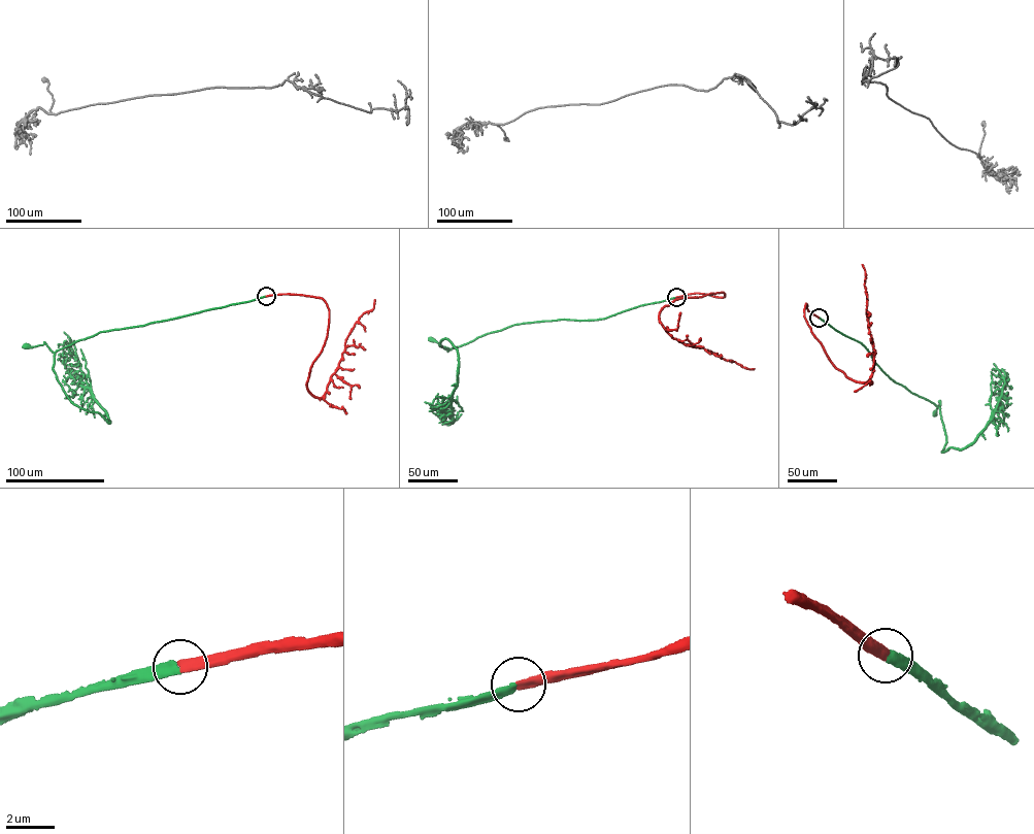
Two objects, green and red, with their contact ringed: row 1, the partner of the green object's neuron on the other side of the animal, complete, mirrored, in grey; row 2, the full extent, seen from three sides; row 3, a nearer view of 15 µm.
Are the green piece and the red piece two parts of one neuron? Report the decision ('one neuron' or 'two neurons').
one neuron

